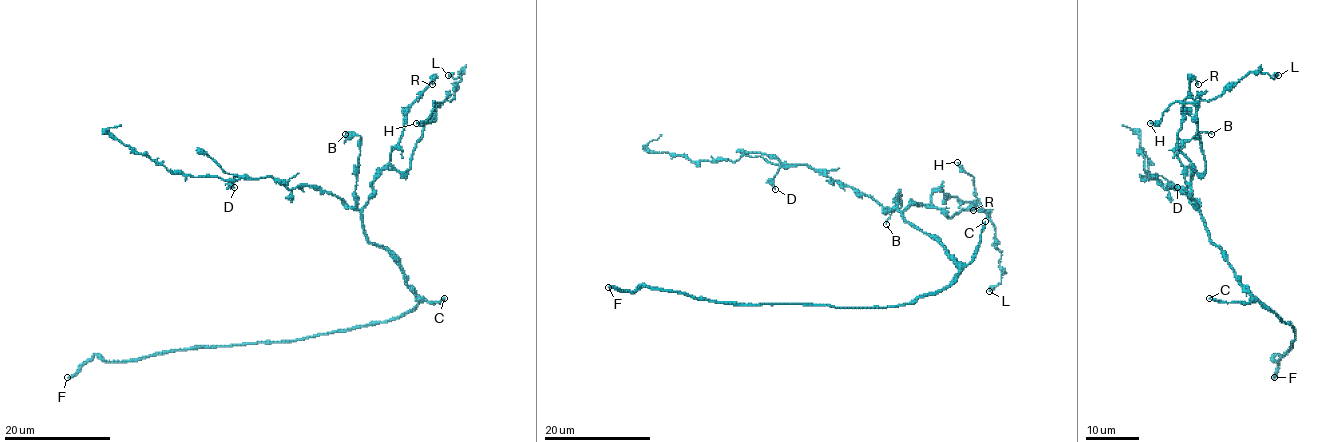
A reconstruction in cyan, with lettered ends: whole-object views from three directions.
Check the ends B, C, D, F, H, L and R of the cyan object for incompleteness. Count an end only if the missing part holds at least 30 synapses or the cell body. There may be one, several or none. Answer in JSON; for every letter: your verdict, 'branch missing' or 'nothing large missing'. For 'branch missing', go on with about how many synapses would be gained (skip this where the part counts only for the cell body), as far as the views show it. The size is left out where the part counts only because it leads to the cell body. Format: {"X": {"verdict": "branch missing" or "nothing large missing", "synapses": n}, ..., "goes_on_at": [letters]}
{"B": {"verdict": "nothing large missing"}, "C": {"verdict": "branch missing", "synapses": 250}, "D": {"verdict": "nothing large missing"}, "F": {"verdict": "branch missing", "synapses": 300}, "H": {"verdict": "nothing large missing"}, "L": {"verdict": "nothing large missing"}, "R": {"verdict": "nothing large missing"}, "goes_on_at": ["C", "F"]}

